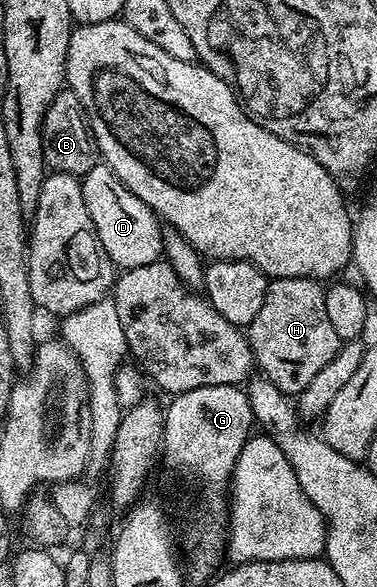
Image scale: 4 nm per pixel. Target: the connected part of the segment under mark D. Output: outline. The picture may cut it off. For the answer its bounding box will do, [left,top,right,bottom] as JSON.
[81,166,164,271]

